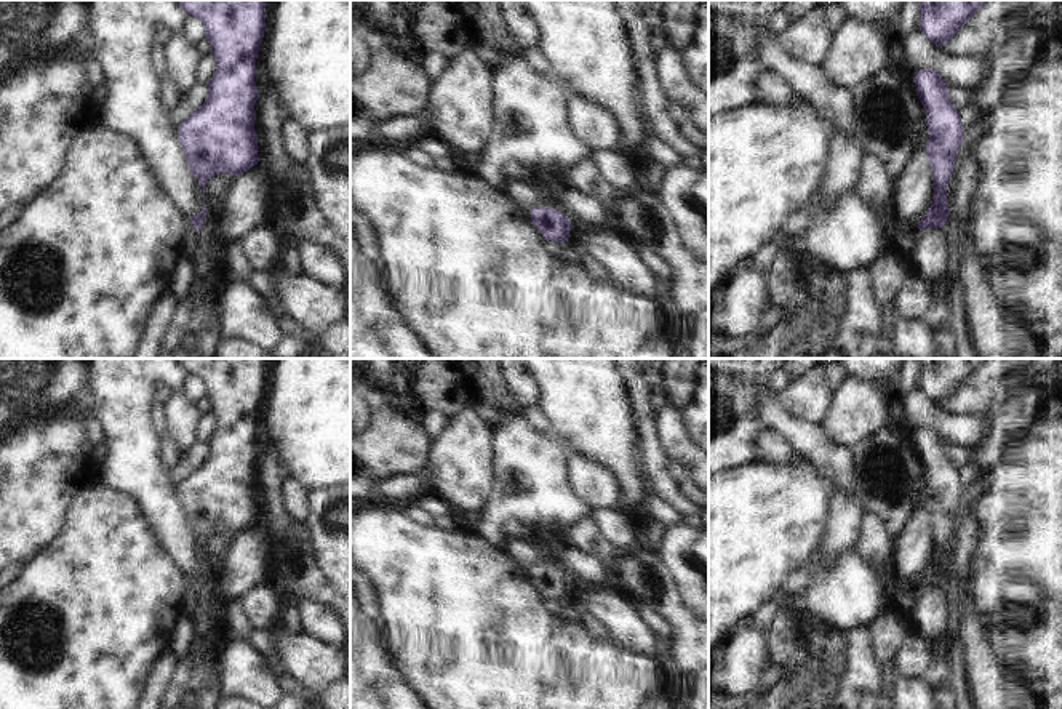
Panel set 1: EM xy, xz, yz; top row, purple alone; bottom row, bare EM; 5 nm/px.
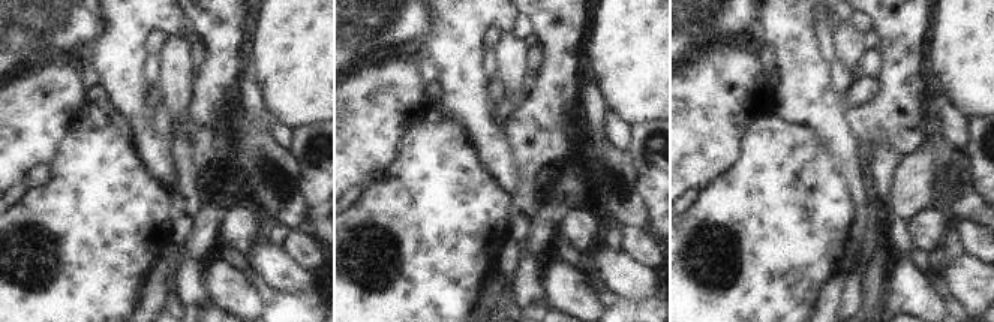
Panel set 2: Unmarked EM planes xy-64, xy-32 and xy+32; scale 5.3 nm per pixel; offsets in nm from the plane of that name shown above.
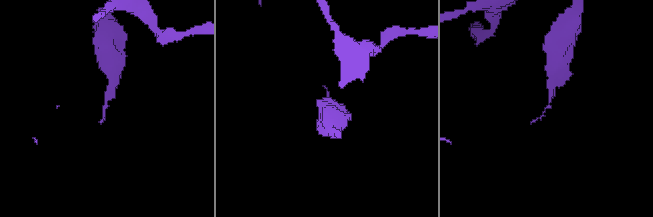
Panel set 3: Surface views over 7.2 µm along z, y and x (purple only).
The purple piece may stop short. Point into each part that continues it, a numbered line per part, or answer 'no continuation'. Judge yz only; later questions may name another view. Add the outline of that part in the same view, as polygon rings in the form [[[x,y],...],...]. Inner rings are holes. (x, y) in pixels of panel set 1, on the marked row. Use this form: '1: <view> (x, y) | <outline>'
no continuation

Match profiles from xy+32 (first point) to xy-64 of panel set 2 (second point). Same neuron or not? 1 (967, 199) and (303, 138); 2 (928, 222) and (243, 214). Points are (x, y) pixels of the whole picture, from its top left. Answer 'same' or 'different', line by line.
1: different
2: same

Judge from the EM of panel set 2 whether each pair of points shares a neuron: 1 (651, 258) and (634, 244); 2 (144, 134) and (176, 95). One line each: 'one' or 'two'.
1: one
2: two

